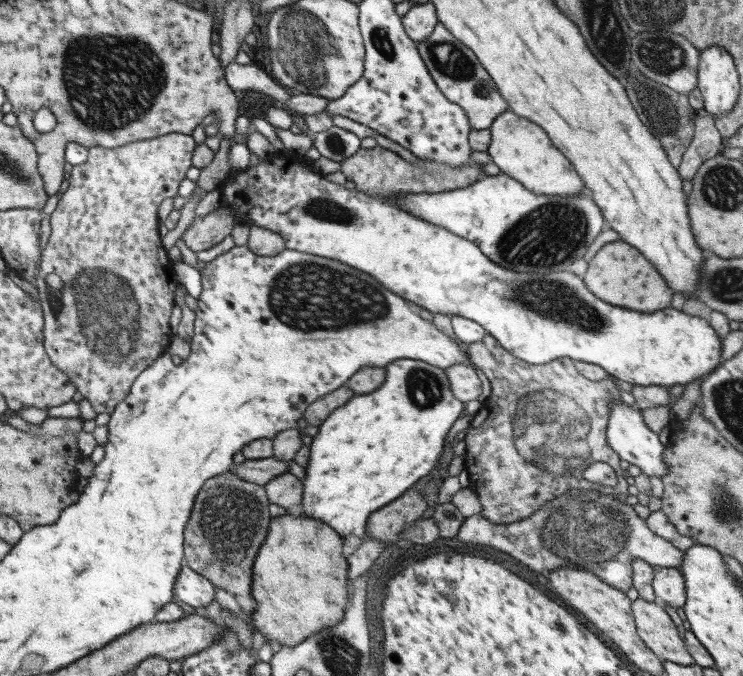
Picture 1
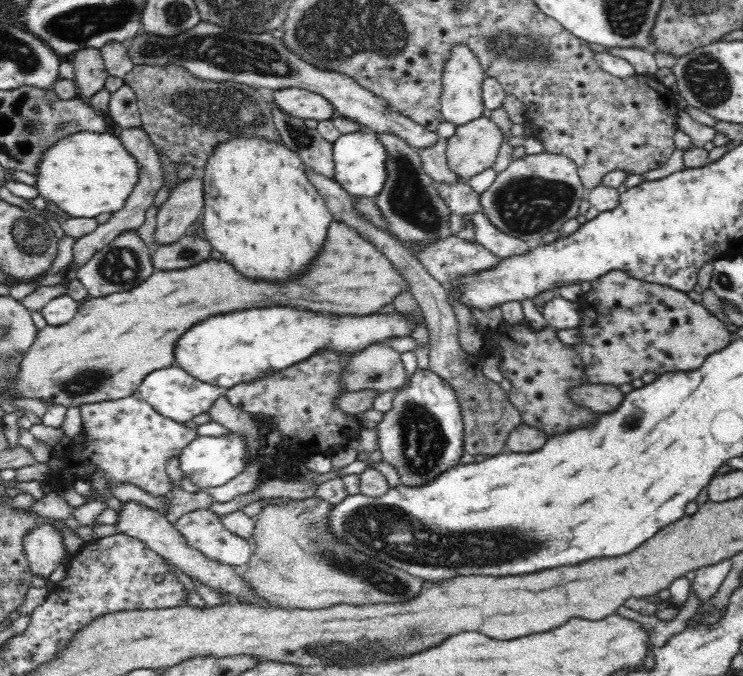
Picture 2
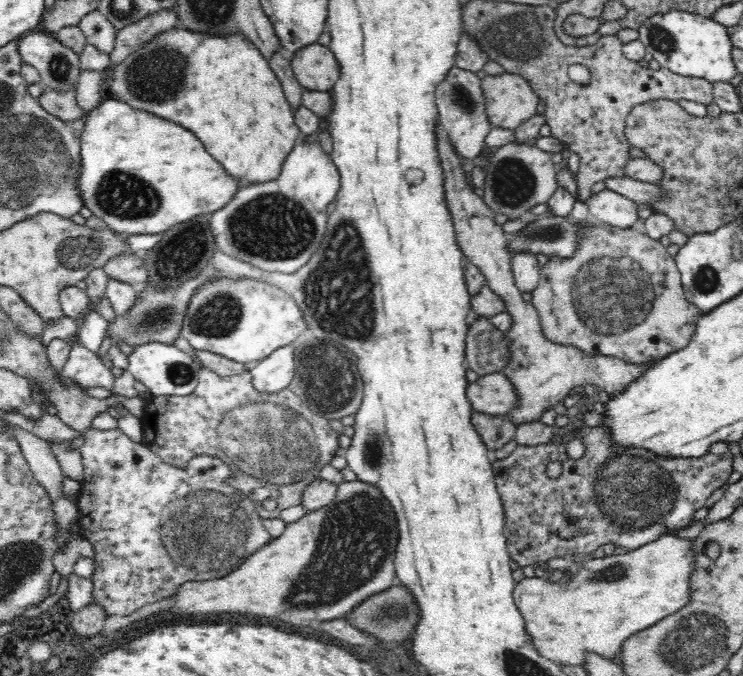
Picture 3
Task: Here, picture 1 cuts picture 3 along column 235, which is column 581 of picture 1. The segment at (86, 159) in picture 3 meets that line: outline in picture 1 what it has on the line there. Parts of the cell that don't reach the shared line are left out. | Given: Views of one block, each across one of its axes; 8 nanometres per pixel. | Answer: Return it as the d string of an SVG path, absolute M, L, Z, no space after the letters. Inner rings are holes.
M508 110L494 119L489 131L491 144L487 152L492 157L492 162L500 168L502 173L518 180L530 192L566 198L566 196L578 196L586 190L574 166L558 148L554 147L547 132L538 124Z

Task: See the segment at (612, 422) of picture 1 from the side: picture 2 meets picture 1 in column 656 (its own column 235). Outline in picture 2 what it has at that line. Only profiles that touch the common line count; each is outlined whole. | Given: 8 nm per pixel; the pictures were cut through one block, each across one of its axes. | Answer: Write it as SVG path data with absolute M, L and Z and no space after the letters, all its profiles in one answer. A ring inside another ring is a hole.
M237 434L216 437L197 435L179 454L179 467L182 469L183 476L206 491L210 487L222 486L238 476L245 468L246 458L250 456L247 450L245 438Z

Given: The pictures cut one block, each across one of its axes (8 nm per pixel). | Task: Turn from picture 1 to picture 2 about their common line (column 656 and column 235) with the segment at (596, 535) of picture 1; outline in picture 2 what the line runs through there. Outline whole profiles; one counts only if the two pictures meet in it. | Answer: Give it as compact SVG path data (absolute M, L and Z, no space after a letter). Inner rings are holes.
M208 509L196 510L184 514L174 526L188 545L208 559L232 566L248 564L254 554L250 540L228 531L221 519Z

